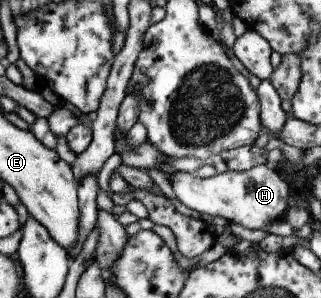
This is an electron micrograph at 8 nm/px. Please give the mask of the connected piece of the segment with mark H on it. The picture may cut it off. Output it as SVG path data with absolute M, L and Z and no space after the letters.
M258 165L246 172L226 172L200 178L188 172L174 172L167 178L176 198L186 207L212 217L221 217L248 230L259 230L282 219L288 210L291 186L274 169Z

